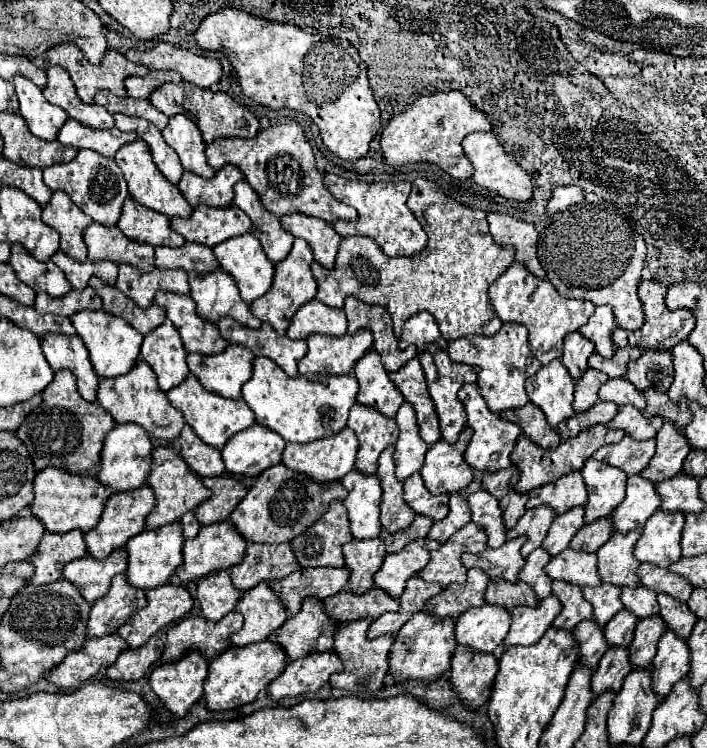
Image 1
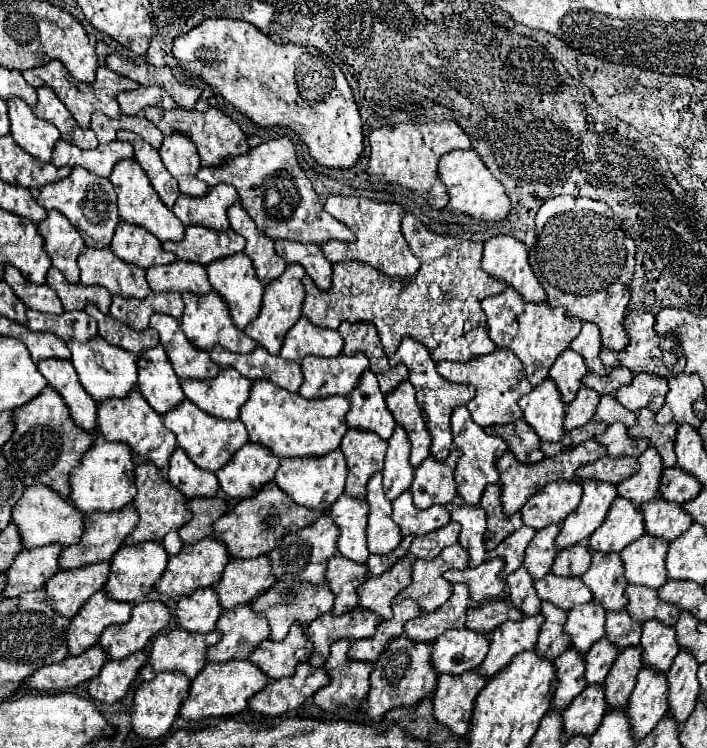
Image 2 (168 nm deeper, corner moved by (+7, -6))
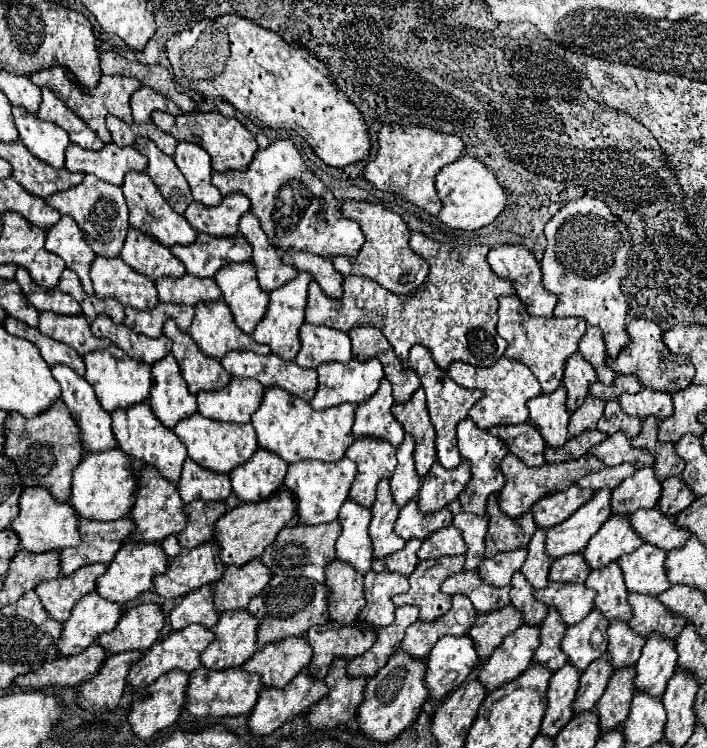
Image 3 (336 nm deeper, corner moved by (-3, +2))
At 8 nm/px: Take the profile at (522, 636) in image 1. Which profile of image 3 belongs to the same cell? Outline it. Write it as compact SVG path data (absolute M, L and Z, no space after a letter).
M521 626L515 634L509 634L499 650L481 666L477 680L485 686L487 692L511 682L523 674L533 658L533 652L539 646L539 626Z

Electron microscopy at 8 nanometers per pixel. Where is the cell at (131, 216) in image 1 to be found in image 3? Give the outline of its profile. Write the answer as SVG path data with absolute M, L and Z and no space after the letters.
M129 230L121 258L139 274L159 280L161 276L181 278L185 274L183 264L169 252L169 248L159 246L153 238L139 234L139 230Z

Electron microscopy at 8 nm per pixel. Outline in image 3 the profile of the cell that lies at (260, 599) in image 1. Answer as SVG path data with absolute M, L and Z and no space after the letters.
M229 610L219 616L219 622L211 628L215 640L203 650L201 664L207 670L239 668L255 652L257 622L245 610Z

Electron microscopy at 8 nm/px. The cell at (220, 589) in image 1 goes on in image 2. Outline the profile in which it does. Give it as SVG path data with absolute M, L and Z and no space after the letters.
M199 588L177 602L179 626L189 632L211 632L221 616L219 596L213 588Z

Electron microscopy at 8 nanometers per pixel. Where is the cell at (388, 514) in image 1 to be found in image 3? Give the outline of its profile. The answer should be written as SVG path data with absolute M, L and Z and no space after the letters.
M389 480L379 482L377 486L377 500L371 508L371 524L369 524L369 536L373 542L373 558L385 558L405 546L403 538L399 538L393 532L393 524L397 520L399 508L395 508L395 502L391 498Z

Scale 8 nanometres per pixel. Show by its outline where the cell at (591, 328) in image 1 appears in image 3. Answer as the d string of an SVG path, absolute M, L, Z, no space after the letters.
M587 326L587 332L579 342L579 352L595 368L599 382L609 386L615 380L615 374L611 374L611 370L607 370L607 364L605 364L603 334L599 334L599 330L595 330L595 326Z

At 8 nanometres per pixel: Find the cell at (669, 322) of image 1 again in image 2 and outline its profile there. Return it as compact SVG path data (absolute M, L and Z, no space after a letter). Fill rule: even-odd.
M643 308L639 310L631 310L625 316L625 328L629 334L629 344L625 350L621 352L613 352L613 350L601 350L601 360L605 366L617 366L623 364L633 372L649 372L649 374L657 374L663 378L669 378L673 374L679 374L685 368L685 356L681 350L681 342L675 334L657 334L655 332L655 316ZM675 344L677 344L677 354L675 354Z

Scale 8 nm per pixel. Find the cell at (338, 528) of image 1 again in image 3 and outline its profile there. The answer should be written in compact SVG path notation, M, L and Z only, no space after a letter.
M329 522L323 526L293 526L283 528L275 542L265 548L261 562L271 570L271 574L281 576L305 576L315 582L325 582L325 566L335 560L335 542L341 534L339 522Z

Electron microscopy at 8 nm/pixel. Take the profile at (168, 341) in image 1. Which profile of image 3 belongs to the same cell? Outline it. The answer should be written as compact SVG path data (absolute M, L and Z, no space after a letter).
M173 354L163 358L159 366L153 366L151 378L153 378L153 384L151 384L149 406L155 418L163 426L173 430L179 420L189 418L191 414L197 412L195 396L187 390L187 384L179 374L179 366Z

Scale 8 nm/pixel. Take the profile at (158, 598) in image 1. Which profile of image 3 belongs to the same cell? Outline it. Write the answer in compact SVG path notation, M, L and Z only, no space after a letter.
M141 604L127 610L121 616L119 624L111 632L101 634L97 642L109 654L119 654L127 650L145 652L155 644L163 624L165 624L165 618L159 606Z

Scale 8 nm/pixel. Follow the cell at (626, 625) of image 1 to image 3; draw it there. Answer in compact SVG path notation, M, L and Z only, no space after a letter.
M607 654L599 660L595 660L579 678L579 690L575 694L575 702L573 702L573 712L581 714L581 712L591 712L597 704L597 700L601 698L601 694L605 692L605 686L611 678L613 670L611 664L607 662Z

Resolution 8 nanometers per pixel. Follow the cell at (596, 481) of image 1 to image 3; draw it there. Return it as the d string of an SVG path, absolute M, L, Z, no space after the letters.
M599 490L593 494L593 500L583 504L575 514L565 522L549 528L545 532L545 552L551 560L557 560L567 554L581 552L591 536L605 524L609 518L611 490Z

